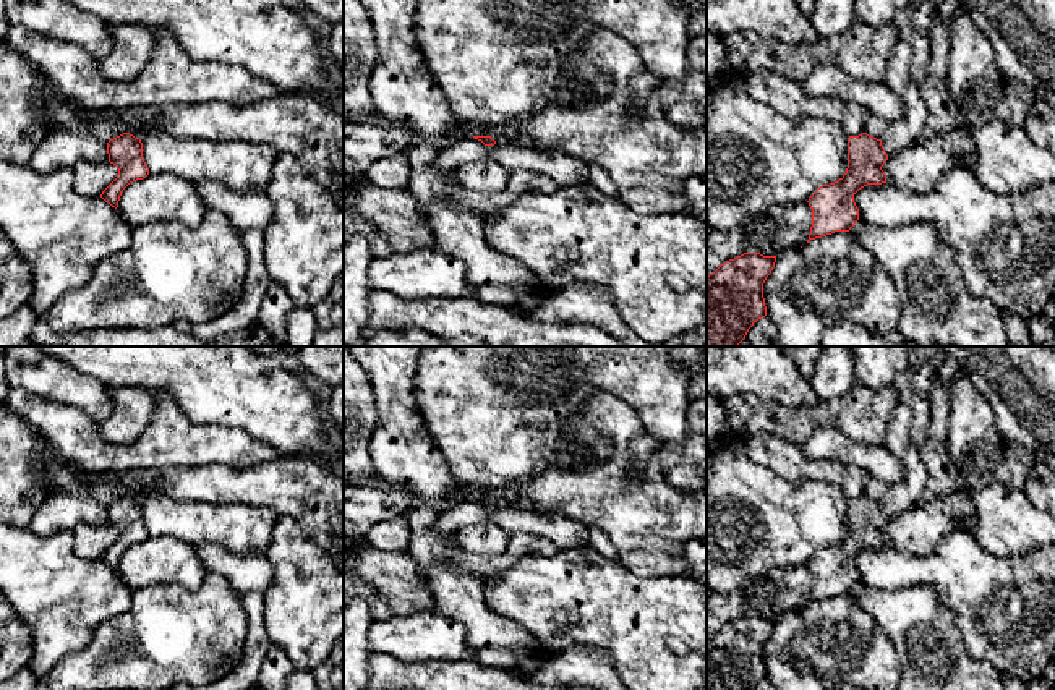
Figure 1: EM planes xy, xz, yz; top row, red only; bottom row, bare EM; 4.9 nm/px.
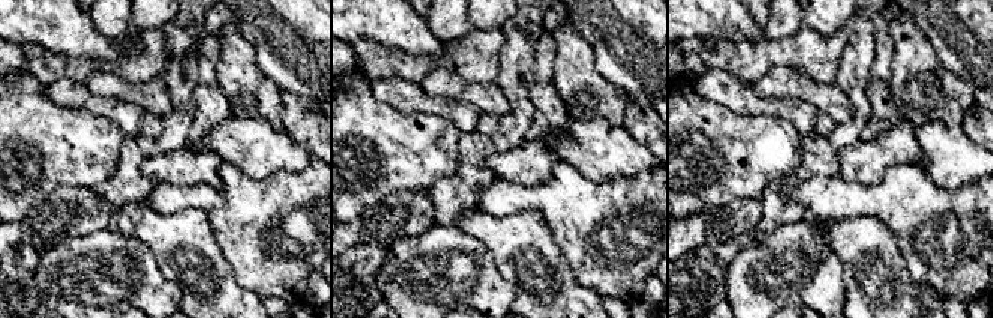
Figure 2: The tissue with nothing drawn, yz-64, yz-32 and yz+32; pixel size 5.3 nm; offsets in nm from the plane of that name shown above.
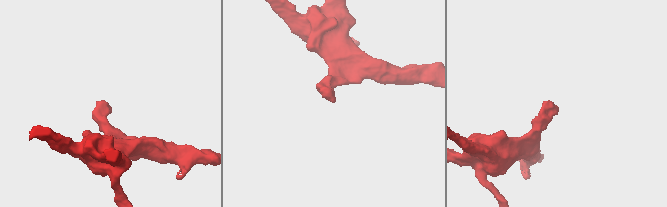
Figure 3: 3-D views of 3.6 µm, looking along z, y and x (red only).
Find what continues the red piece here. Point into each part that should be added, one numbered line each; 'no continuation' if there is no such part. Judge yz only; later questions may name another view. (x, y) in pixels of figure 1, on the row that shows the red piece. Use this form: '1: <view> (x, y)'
1: yz (908, 60)

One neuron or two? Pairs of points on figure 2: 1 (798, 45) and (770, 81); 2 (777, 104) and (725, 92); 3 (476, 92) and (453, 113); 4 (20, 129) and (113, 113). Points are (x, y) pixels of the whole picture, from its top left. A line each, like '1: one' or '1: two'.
1: two
2: one
3: two
4: two

